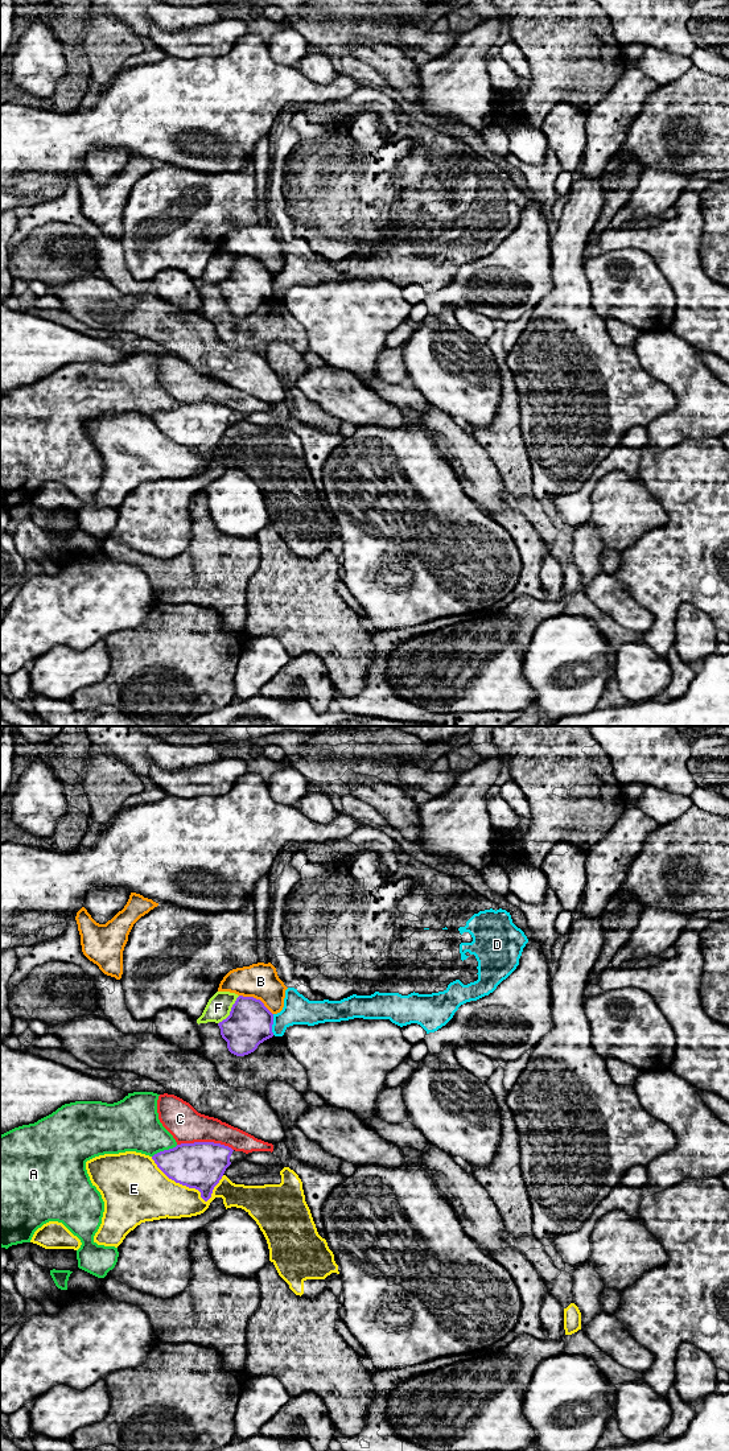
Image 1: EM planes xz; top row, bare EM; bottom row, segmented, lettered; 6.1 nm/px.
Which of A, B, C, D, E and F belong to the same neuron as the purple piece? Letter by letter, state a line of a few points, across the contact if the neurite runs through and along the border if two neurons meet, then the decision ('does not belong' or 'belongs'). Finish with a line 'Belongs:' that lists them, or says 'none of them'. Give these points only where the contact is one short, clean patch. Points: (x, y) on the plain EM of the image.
A: does not belong
B: does not belong
C: does not belong
D: line xz (274, 275), (272, 295); does not belong
E: does not belong
F: does not belong
Belongs: none of them

